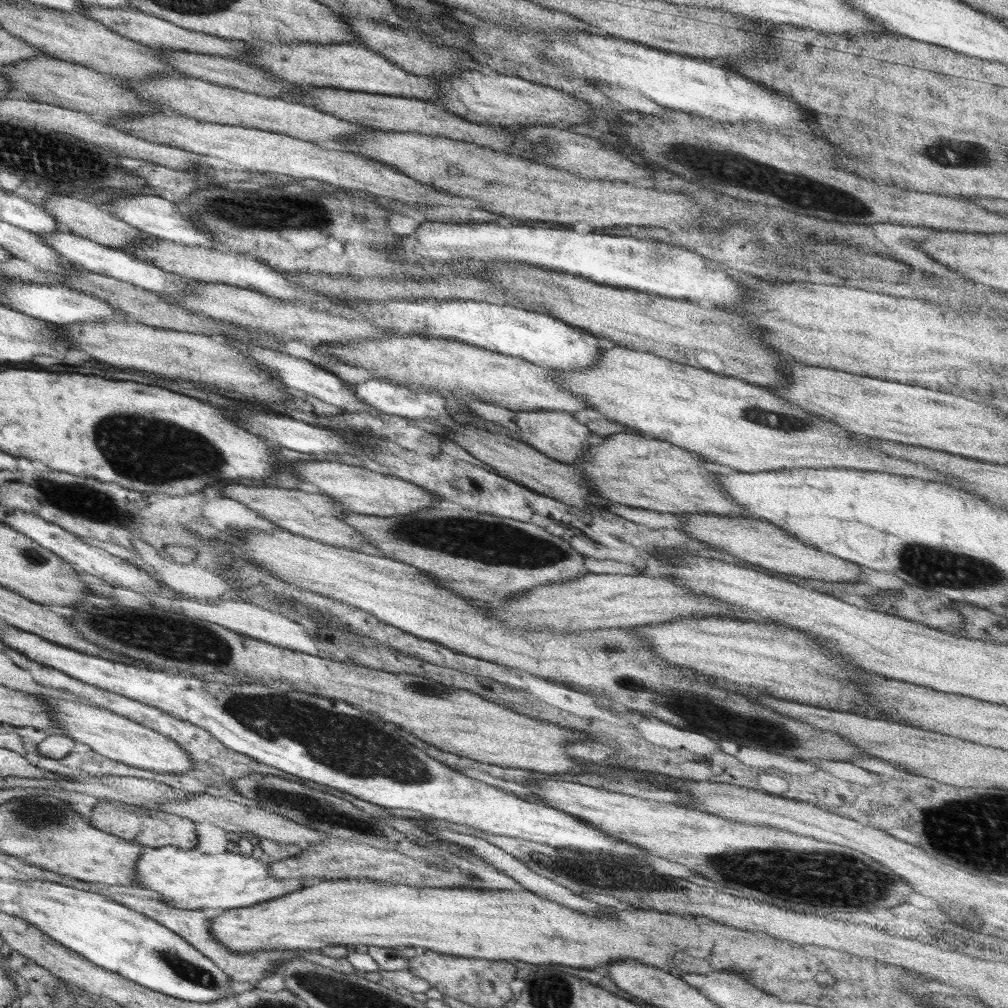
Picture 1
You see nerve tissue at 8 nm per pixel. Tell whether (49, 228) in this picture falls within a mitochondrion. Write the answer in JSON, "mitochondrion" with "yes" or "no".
{"mitochondrion":"no"}

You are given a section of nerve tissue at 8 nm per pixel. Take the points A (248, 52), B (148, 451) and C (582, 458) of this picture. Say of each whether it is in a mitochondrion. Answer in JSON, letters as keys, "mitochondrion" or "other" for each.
{"A":"other","B":"mitochondrion","C":"other"}

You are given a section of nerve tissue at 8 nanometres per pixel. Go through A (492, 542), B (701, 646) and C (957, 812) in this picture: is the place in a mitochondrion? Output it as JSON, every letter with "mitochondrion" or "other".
{"A":"mitochondrion","B":"other","C":"mitochondrion"}

